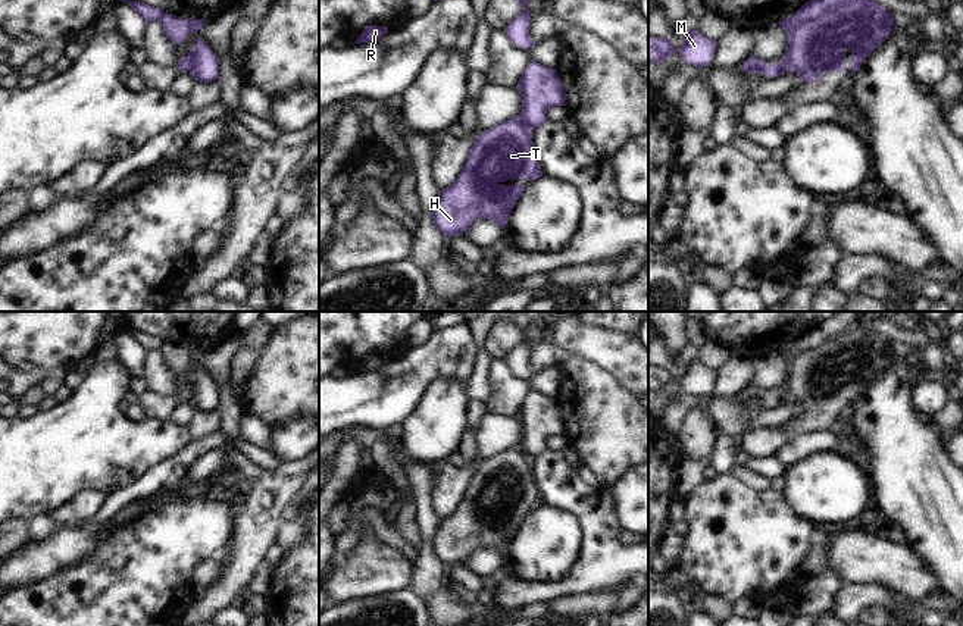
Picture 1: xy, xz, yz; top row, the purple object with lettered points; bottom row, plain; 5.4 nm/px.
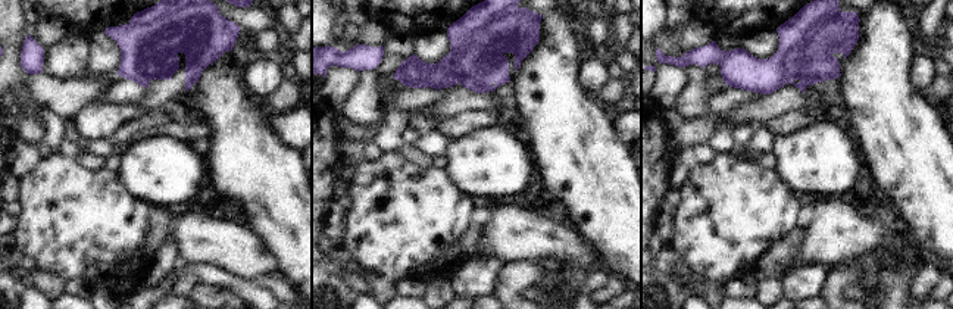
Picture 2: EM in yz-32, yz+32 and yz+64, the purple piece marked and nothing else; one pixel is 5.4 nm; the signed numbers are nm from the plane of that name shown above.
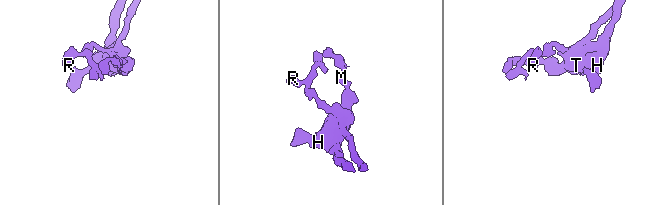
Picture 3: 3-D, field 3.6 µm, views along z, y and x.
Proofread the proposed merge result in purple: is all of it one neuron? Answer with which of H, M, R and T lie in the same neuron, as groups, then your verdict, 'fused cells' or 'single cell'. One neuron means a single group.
H T / M R; fused cells

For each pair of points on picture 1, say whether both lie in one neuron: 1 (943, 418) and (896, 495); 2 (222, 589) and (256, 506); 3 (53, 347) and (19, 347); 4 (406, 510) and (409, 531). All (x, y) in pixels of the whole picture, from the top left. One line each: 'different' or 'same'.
1: different
2: same
3: same
4: same

